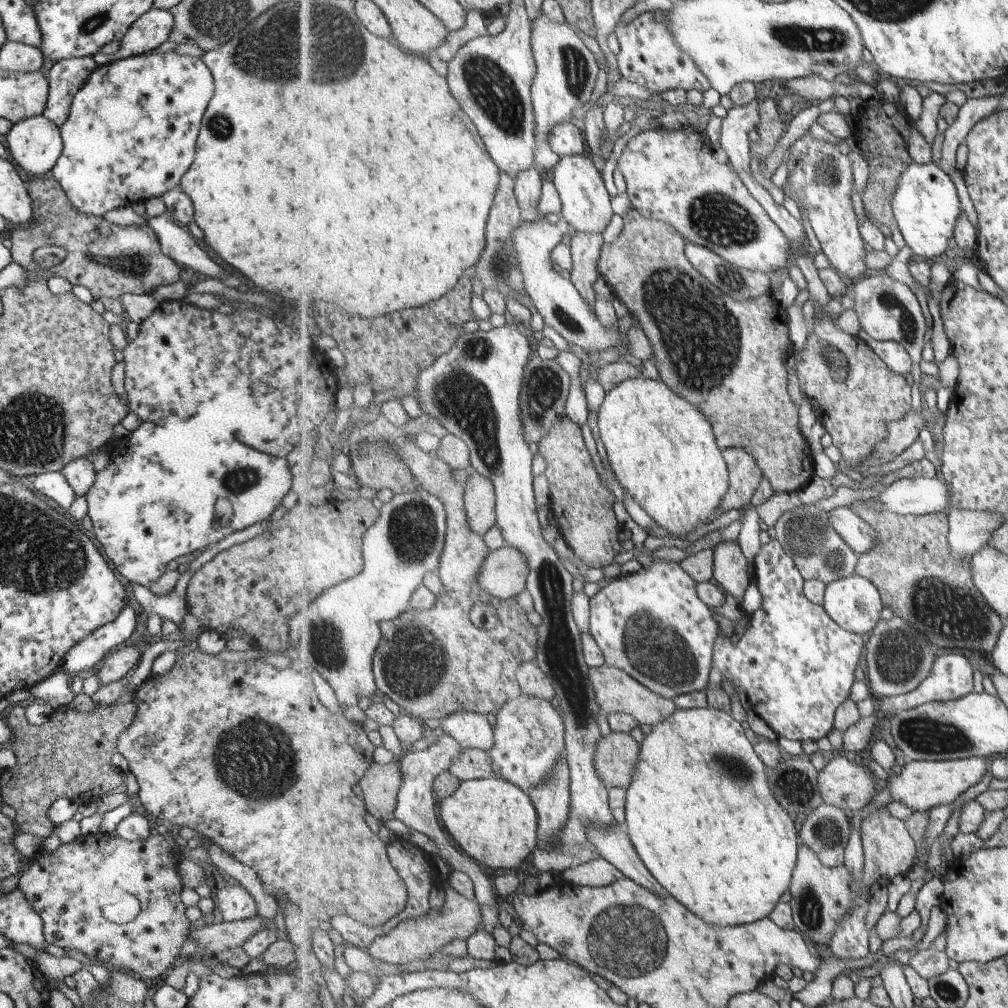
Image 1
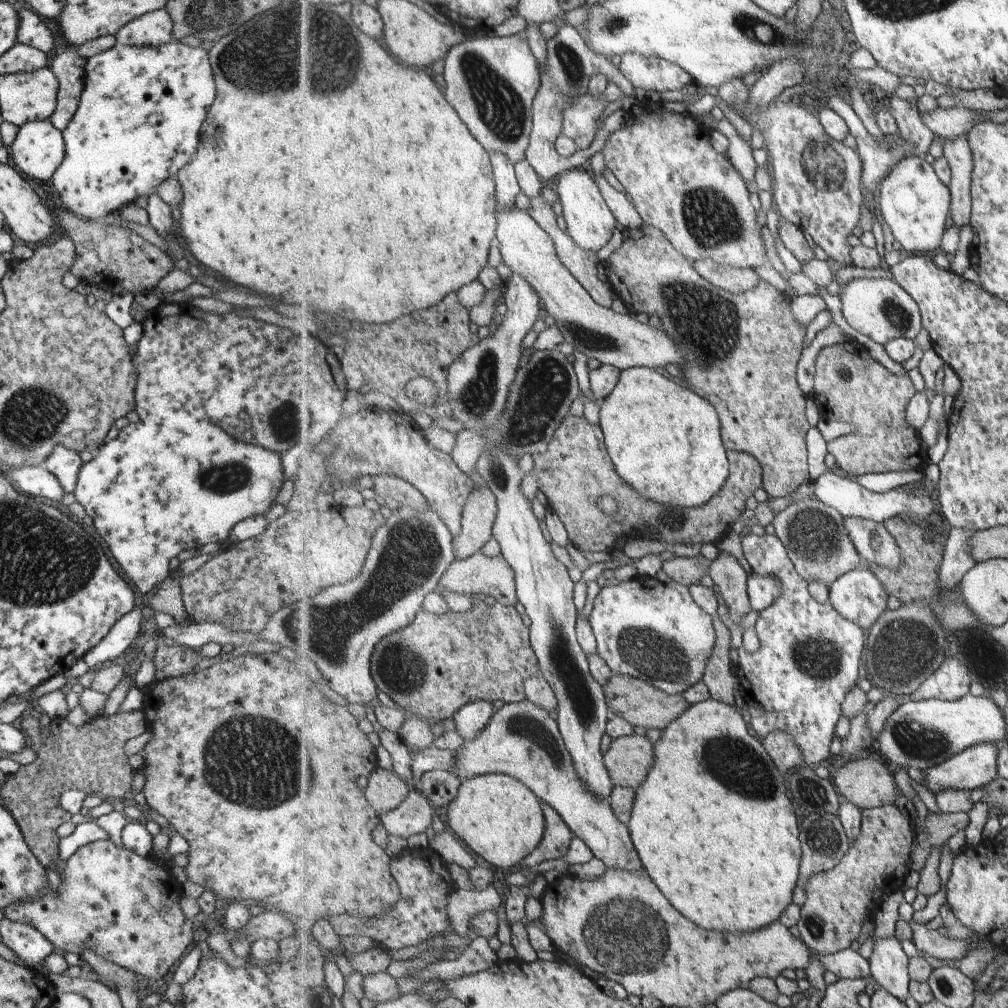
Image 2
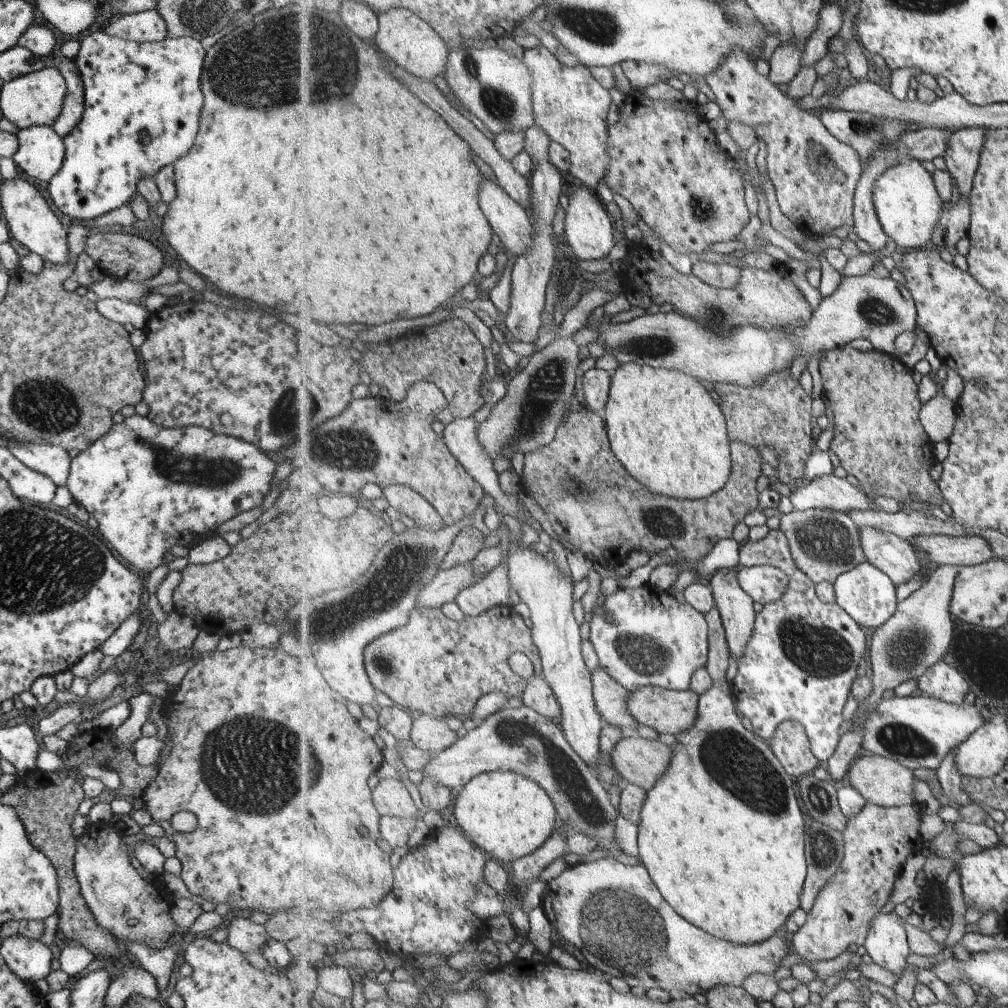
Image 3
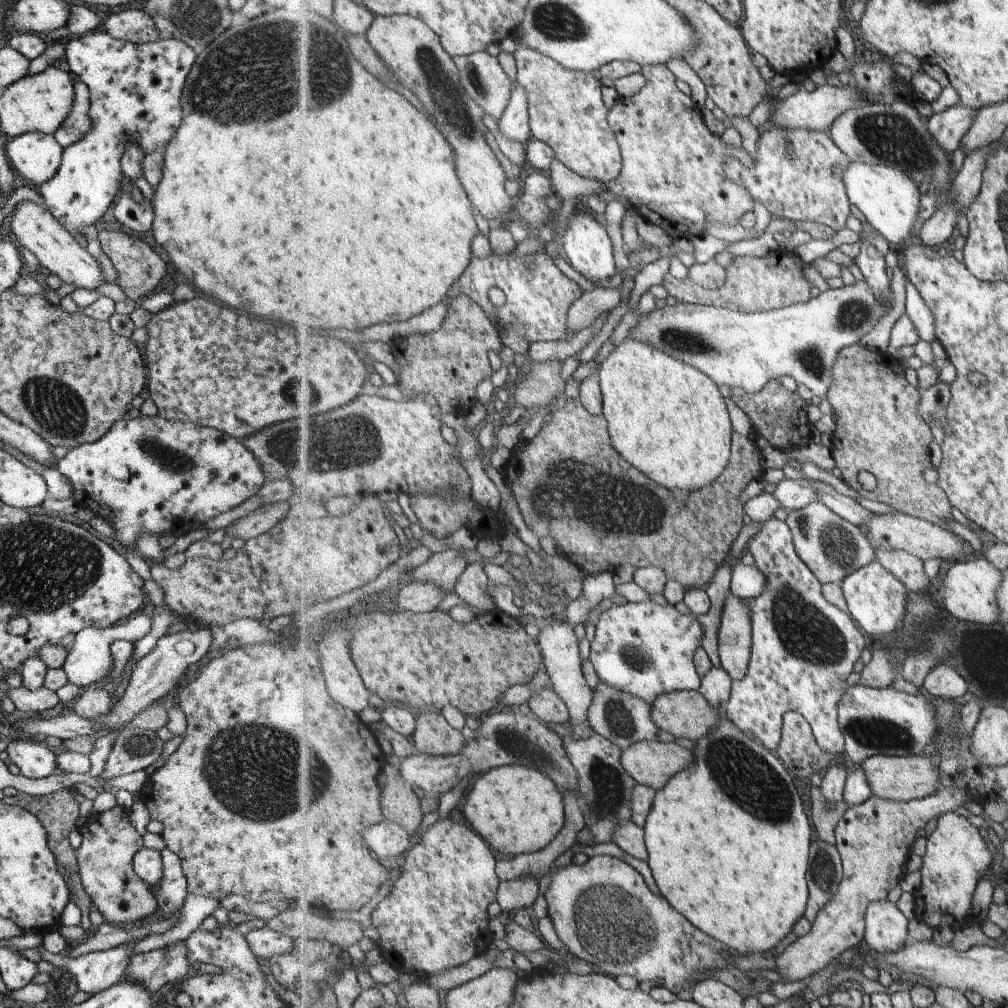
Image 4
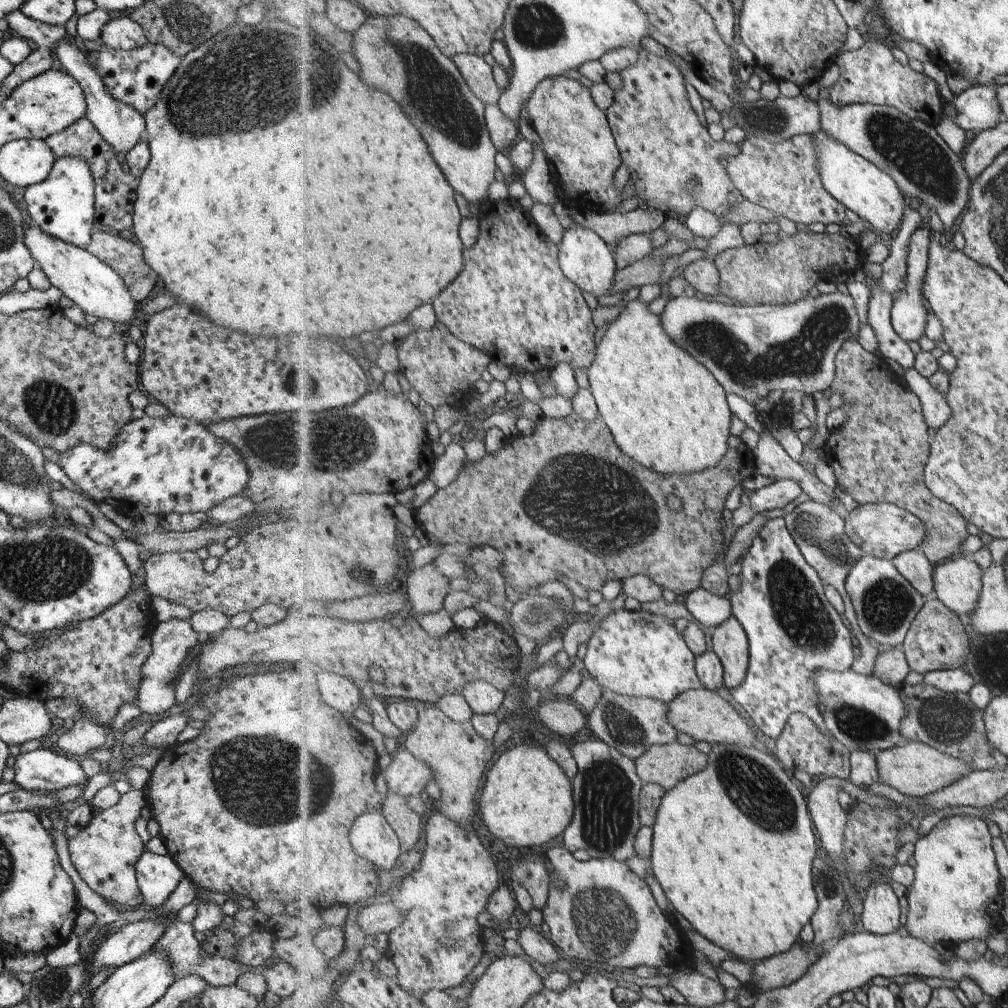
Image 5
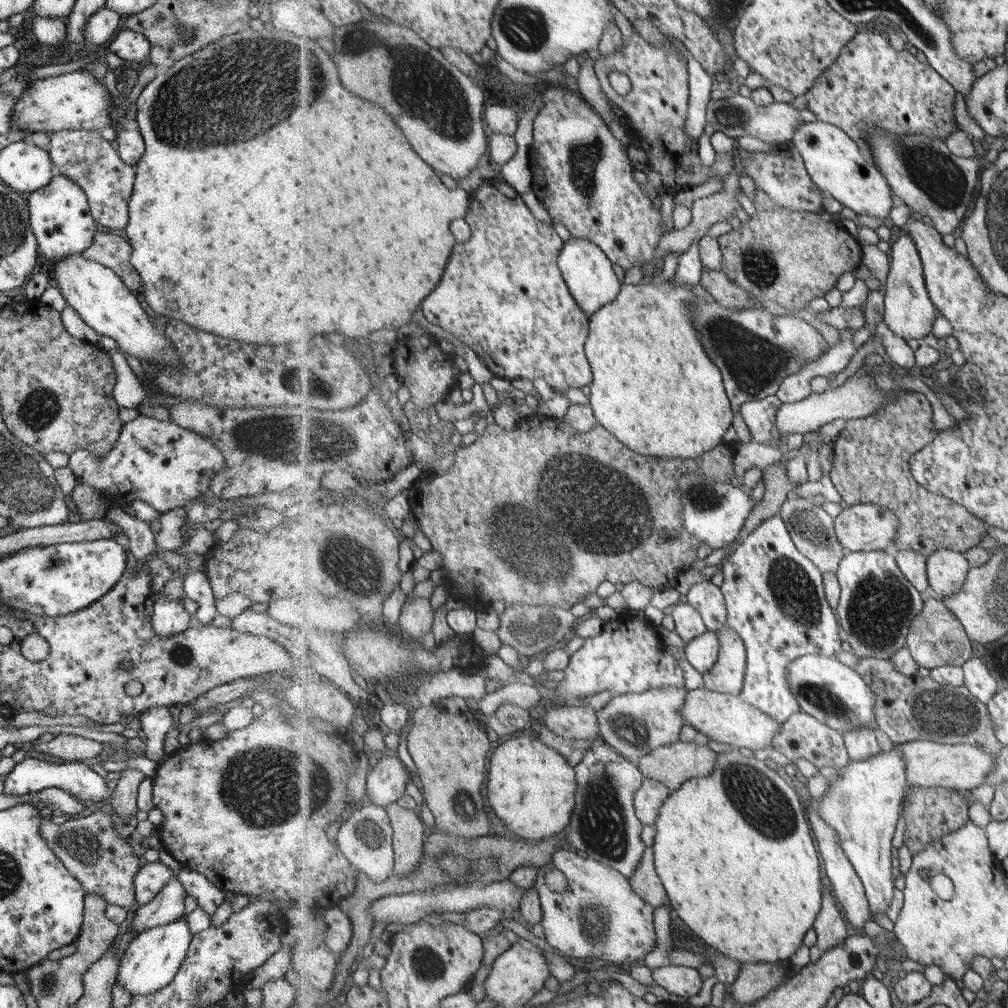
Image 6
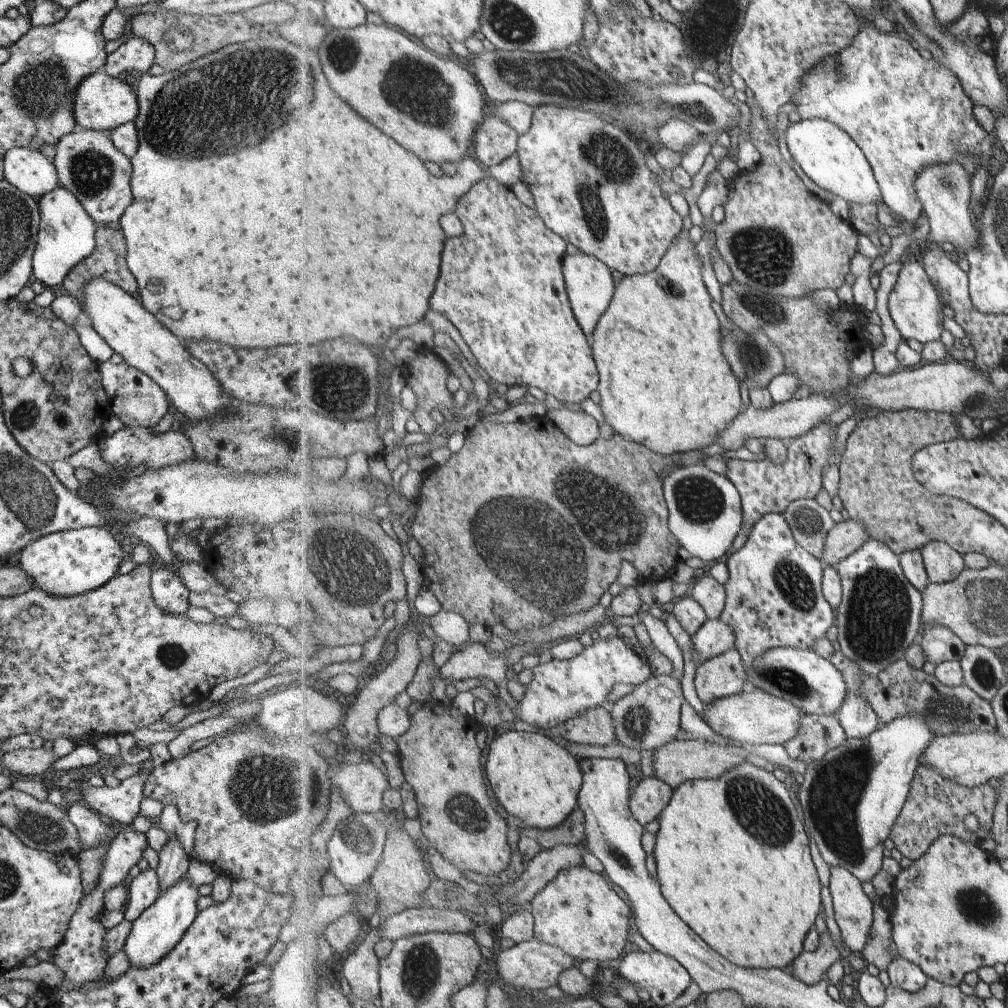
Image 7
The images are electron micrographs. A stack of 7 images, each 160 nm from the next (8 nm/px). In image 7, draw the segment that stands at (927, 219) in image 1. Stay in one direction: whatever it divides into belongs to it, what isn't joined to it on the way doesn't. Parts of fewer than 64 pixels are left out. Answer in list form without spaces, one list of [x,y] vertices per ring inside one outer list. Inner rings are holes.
[[[802,119],[787,128],[785,138],[792,158],[799,164],[806,176],[822,189],[822,192],[827,190],[848,203],[857,202],[863,206],[877,204],[882,199],[882,188],[879,186],[866,152],[838,124],[827,119]]]

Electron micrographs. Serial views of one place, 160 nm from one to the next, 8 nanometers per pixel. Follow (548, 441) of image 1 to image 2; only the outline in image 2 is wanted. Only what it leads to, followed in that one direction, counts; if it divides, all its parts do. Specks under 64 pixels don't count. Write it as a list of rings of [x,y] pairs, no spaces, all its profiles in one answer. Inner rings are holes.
[[[571,414],[558,428],[546,453],[535,453],[532,458],[539,489],[547,496],[548,507],[555,511],[562,520],[565,520],[568,537],[575,548],[590,552],[605,552],[605,550],[613,548],[617,544],[619,536],[629,534],[633,530],[633,526],[641,524],[641,522],[649,522],[653,528],[661,530],[661,536],[663,536],[663,532],[667,532],[665,538],[677,536],[677,532],[679,532],[679,536],[683,536],[683,542],[689,540],[689,536],[691,536],[691,544],[717,540],[731,528],[731,524],[737,518],[741,518],[739,516],[745,510],[747,498],[753,496],[759,488],[764,486],[764,468],[757,457],[743,451],[728,451],[728,459],[731,463],[730,478],[707,504],[700,507],[676,507],[658,503],[643,496],[628,482],[624,482],[622,476],[616,471],[610,452],[607,450],[606,436],[601,425],[593,425],[587,418]],[[601,496],[611,496],[617,502],[617,510],[613,514],[605,514],[603,510],[599,509]]]

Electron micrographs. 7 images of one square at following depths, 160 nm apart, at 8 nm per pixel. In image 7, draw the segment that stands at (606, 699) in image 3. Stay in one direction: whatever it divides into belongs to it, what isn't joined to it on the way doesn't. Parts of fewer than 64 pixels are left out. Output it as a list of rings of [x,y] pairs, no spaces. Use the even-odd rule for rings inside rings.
[[[652,675],[633,692],[610,706],[610,713],[618,742],[640,754],[645,750],[655,751],[679,739],[682,734],[681,706],[685,702],[680,678],[671,675]]]

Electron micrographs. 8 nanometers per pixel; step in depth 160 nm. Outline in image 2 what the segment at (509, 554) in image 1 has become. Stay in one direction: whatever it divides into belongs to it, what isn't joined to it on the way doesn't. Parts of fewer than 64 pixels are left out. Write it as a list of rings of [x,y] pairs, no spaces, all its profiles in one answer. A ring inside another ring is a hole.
[[[481,550],[468,559],[454,561],[447,569],[446,574],[443,575],[441,584],[446,590],[455,591],[459,594],[483,593],[488,600],[504,604],[505,607],[513,607],[518,600],[516,570],[503,553],[493,556]]]

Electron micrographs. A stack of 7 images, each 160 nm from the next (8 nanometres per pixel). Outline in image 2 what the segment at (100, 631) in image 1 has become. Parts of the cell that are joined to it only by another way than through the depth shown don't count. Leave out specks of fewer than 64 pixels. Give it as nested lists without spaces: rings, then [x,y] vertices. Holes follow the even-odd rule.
[[[141,603],[136,604],[111,626],[107,634],[95,646],[83,654],[81,659],[89,669],[104,666],[120,659],[124,650],[141,632],[139,627],[140,608]]]

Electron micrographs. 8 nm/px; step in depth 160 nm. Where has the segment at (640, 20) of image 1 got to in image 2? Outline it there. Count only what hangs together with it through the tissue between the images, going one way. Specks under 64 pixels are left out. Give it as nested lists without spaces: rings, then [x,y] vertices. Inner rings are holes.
[[[629,51],[621,57],[620,72],[637,88],[644,90],[679,90],[695,84],[694,76],[686,68],[658,56],[645,56]]]

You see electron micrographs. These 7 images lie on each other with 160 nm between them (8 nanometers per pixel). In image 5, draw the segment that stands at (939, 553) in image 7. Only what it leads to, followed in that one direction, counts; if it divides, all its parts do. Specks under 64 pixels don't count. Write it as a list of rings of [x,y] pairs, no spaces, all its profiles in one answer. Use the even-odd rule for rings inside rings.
[[[969,555],[951,558],[934,569],[934,590],[937,598],[953,609],[960,618],[971,620],[980,604],[984,572]]]

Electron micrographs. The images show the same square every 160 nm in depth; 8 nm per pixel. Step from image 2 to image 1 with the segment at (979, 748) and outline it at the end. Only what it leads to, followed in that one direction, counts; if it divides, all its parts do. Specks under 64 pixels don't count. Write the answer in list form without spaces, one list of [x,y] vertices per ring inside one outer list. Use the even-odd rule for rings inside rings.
[[[983,757],[970,759],[957,759],[952,761],[911,761],[907,760],[903,768],[893,772],[885,780],[893,800],[903,803],[918,811],[929,812],[932,808],[941,805],[950,805],[959,798],[960,794],[967,792],[971,786],[981,782],[985,772],[989,771],[991,760]]]

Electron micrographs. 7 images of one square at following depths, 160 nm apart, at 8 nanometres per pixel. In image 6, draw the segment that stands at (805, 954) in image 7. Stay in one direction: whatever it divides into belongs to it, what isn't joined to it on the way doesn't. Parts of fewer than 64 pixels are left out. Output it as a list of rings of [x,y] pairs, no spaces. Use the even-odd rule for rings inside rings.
[[[823,887],[823,910],[819,911],[814,924],[818,939],[815,946],[809,948],[810,962],[817,962],[827,951],[844,942],[851,934],[847,932],[847,921],[834,893]]]

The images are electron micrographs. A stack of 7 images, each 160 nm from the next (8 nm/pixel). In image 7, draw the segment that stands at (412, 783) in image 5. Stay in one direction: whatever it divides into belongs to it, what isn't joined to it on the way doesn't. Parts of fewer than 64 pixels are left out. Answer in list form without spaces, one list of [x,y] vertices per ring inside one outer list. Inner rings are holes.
[[[336,761],[333,767],[332,774],[332,786],[339,787],[342,790],[342,793],[345,795],[345,798],[349,801],[349,804],[353,807],[355,813],[375,813],[384,810],[383,806],[383,794],[390,789],[389,780],[387,780],[387,776],[379,766],[375,766],[373,762],[364,761],[358,764],[352,764],[349,762],[343,762],[343,764],[339,764],[339,766],[335,766]]]

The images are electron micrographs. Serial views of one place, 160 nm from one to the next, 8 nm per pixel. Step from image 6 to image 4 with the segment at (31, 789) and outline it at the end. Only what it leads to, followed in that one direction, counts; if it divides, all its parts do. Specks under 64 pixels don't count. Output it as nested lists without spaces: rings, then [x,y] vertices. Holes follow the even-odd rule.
[[[15,739],[6,744],[3,754],[7,762],[17,766],[24,777],[40,779],[57,772],[54,754],[45,743]]]

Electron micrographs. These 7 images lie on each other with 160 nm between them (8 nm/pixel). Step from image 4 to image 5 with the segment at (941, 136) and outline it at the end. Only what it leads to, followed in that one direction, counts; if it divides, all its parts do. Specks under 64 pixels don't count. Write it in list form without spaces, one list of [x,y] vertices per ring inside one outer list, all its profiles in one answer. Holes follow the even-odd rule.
[[[993,85],[969,87],[960,95],[954,96],[952,103],[944,107],[944,116],[951,117],[963,130],[976,132],[992,129],[1004,120],[998,99],[998,87]]]

